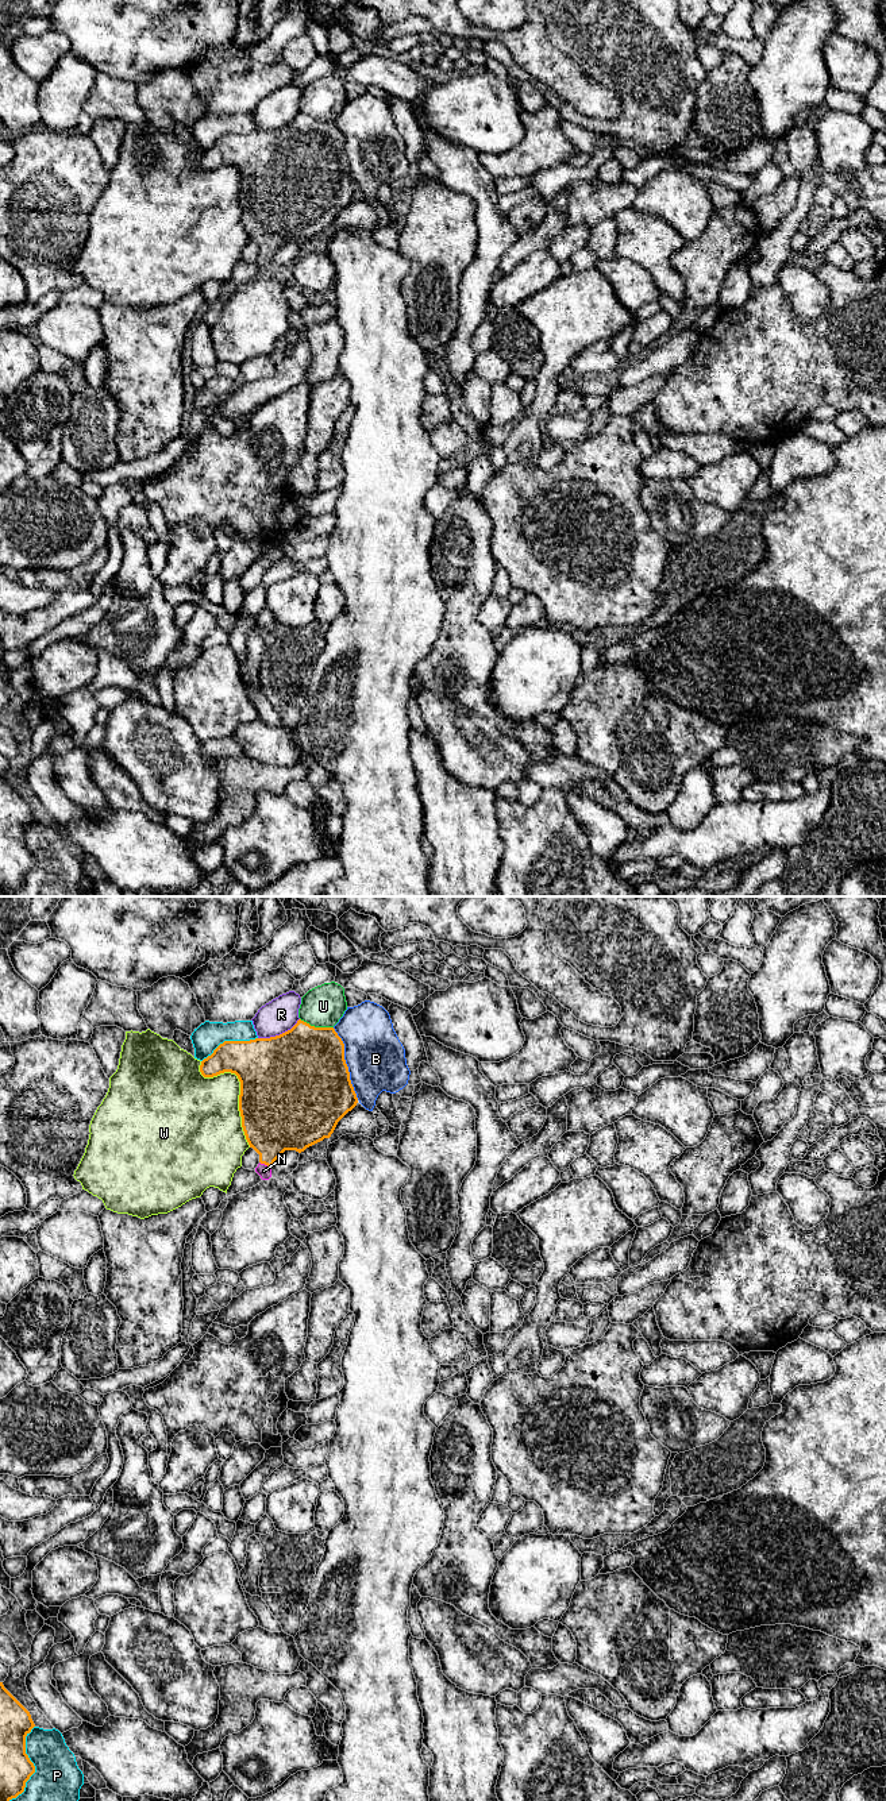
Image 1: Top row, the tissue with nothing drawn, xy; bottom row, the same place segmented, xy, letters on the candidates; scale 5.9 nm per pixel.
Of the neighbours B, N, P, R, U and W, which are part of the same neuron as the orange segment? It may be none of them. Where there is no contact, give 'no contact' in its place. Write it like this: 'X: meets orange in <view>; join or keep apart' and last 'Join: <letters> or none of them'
B: meets orange in xy; keep apart
N: meets orange in xy; join
P: meets orange in xy; keep apart
R: meets orange in xy; keep apart
U: meets orange in xy; keep apart
W: meets orange in xy; keep apart
Join: N

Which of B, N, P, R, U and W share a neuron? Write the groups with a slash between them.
B / N / P / R / U / W

